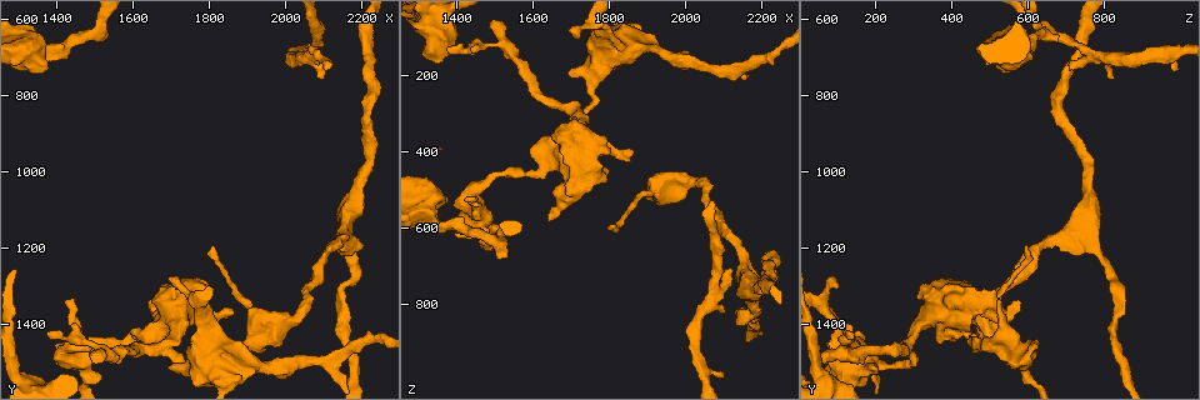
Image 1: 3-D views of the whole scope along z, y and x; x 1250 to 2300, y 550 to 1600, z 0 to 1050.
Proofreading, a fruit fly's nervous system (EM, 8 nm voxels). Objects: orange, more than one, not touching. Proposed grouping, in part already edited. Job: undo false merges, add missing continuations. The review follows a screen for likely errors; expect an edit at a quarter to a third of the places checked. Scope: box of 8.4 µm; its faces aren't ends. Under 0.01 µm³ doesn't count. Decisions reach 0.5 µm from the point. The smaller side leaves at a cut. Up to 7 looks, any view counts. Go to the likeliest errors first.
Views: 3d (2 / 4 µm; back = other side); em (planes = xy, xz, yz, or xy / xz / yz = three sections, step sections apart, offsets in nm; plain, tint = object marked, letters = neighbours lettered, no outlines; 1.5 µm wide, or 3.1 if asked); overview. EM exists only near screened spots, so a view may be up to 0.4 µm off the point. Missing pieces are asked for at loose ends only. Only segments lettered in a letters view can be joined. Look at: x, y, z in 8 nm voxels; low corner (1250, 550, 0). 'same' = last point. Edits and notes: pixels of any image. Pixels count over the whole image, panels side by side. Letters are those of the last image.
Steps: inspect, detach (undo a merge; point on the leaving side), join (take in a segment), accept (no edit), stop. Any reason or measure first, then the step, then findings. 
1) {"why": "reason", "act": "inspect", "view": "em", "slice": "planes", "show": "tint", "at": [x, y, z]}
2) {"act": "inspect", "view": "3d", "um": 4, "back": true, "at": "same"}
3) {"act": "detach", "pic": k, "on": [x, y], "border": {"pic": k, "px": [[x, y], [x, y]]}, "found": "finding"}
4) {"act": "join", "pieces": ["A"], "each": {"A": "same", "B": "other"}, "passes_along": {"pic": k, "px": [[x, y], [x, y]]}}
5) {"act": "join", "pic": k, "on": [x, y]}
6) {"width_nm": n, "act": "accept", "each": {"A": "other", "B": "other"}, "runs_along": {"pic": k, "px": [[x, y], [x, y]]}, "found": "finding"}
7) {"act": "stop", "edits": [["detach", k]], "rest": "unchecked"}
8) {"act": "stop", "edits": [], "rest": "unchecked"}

{"why": "branch stops here", "act": "inspect", "view": "3d", "um": 2, "at": [2120, 725, 700]}

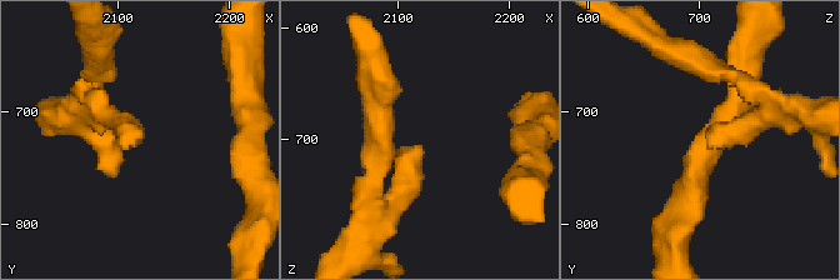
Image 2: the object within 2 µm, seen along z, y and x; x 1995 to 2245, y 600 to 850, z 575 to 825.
{"why": "shape alone is not enough", "act": "inspect", "view": "em", "slice": "planes", "show": "letters", "at": [2124, 722, 704]}

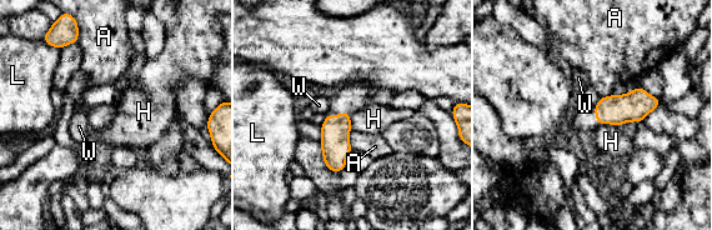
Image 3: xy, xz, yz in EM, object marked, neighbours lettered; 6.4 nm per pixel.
{"longest_contact_nm": ["H", 140], "act": "accept", "each": {"A": "other", "H": "other", "L": "other", "W": "other"}, "border": {"pic": 3, "px": [[618, 125], [601, 124], [598, 126]]}, "found": "no lettered segment goes on from it"}

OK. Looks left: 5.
{"why": "free end", "act": "inspect", "view": "3d", "um": 2, "at": [1525, 640, 675]}

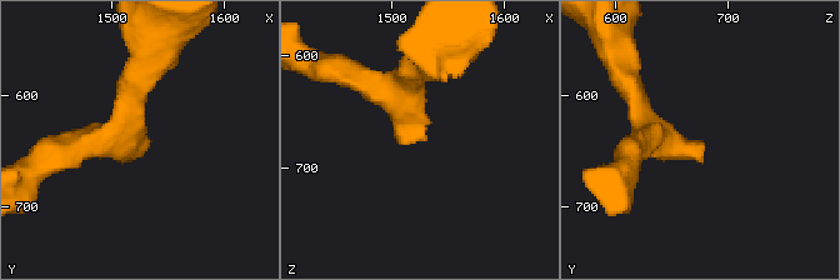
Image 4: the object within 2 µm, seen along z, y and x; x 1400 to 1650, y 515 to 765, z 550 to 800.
{"arm_widths_nm": [200, 220], "act": "inspect", "view": "em", "slice": "planes", "show": "letters", "at": [1530, 642, 676]}

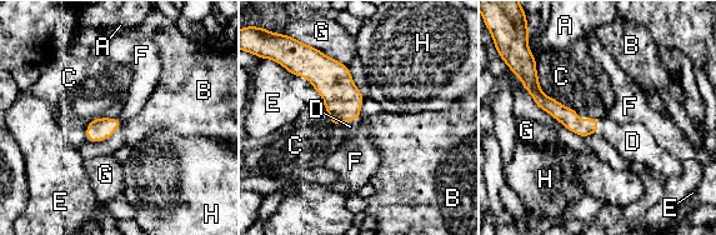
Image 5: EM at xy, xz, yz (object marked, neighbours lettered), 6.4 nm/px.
{"longest_contact_nm": ["C", 400], "act": "join", "pieces": ["D"], "each": {"A": "other", "B": "other", "C": "other", "D": "same", "E": "other", "F": "other", "G": "other", "H": "other"}, "found": "it goes on there"}

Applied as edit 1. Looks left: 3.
{"act": "inspect", "view": "3d", "um": 2, "at": [1695, 1480, 285]}

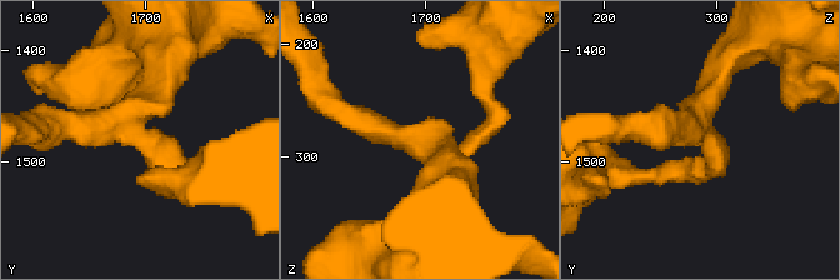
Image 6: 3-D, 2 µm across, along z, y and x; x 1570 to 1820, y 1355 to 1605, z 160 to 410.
{"arms": 3, "arm_widths_nm": [170, 200, 260], "act": "inspect", "view": "em", "slice": "planes", "show": "plain", "at": [1696, 1476, 292]}

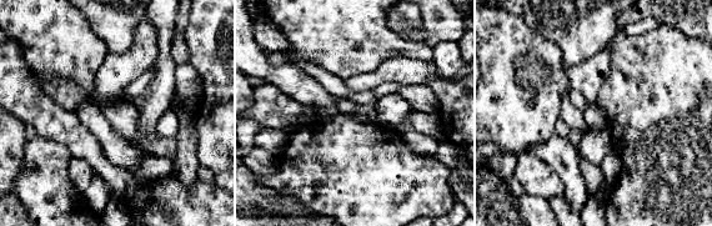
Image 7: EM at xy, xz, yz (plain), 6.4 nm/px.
{"act": "inspect", "view": "em", "slice": "planes", "show": "letters", "at": "same"}

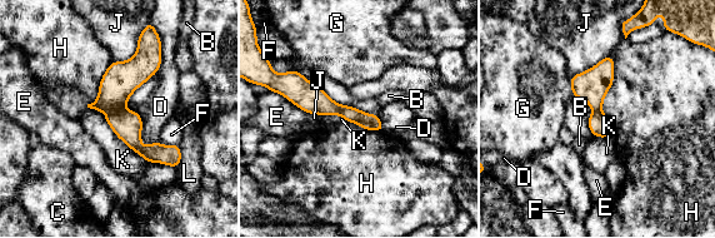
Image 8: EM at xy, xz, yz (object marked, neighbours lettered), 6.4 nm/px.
{"width_nm": 110, "act": "detach", "pic": 8, "on": [126, 124], "each": {"B": "other", "C": "other", "D": "other", "E": "other", "F": "other", "G": "other", "H": "other", "J": "other", "K": "other", "L": "other"}, "part_leaving": {"pic": 8, "px": [[109, 117], [144, 152], [175, 163]]}, "found": "two cells meet here"}

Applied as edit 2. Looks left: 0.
{"act": "stop", "edits": [["join", 5], ["detach", 8]], "rest": "unchecked"}

